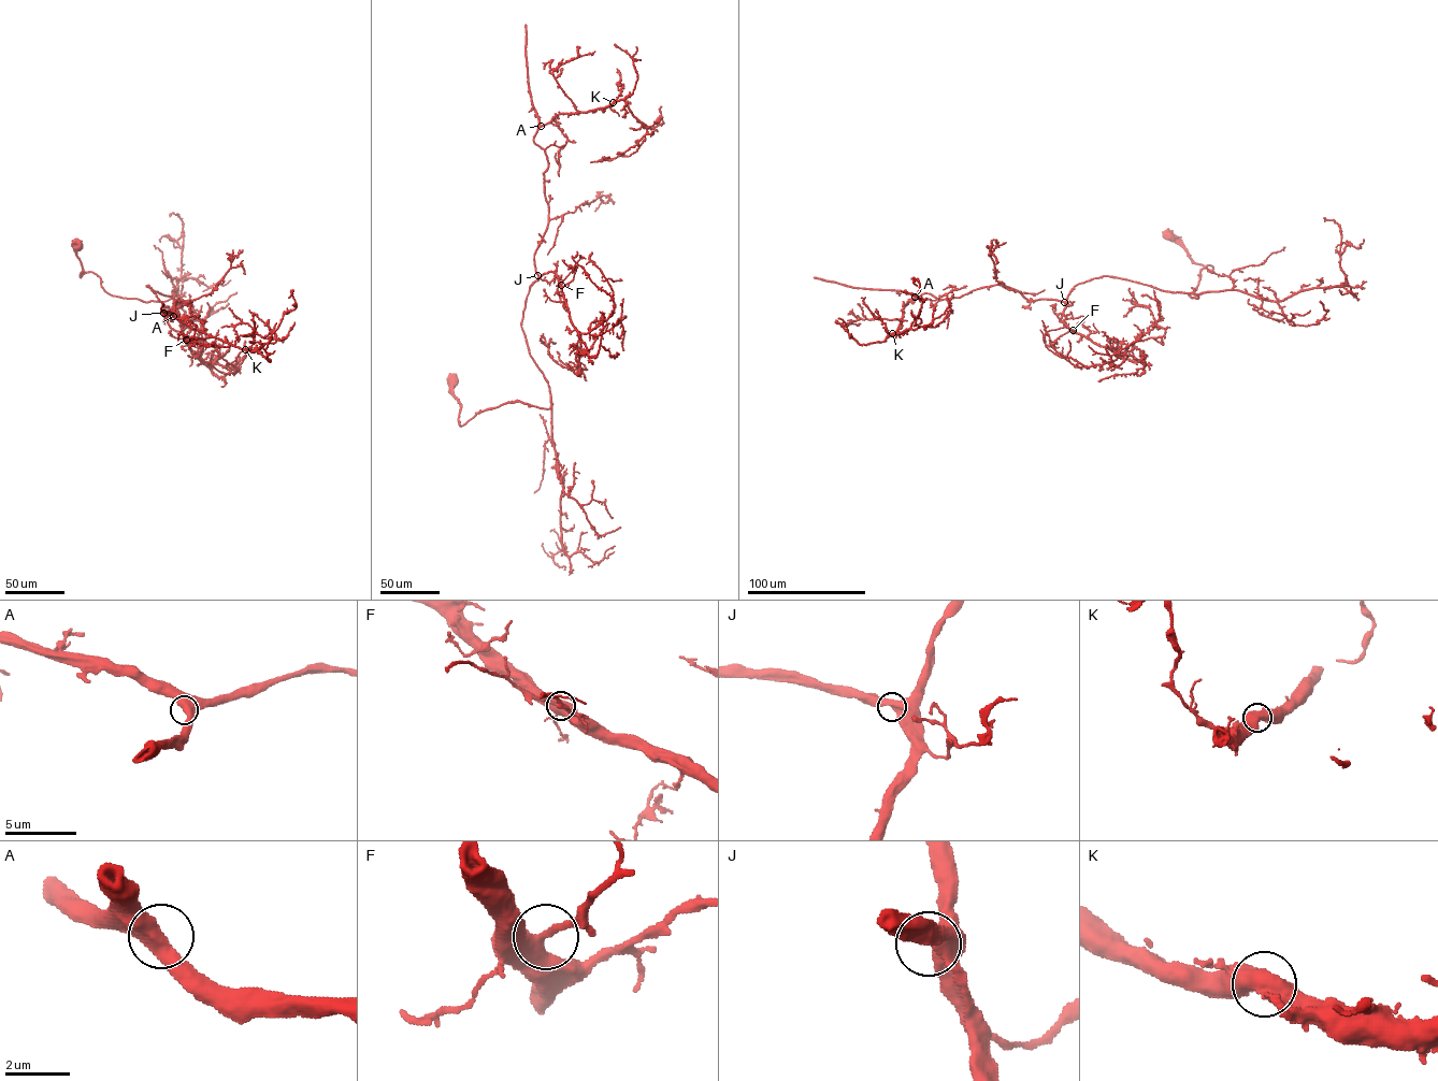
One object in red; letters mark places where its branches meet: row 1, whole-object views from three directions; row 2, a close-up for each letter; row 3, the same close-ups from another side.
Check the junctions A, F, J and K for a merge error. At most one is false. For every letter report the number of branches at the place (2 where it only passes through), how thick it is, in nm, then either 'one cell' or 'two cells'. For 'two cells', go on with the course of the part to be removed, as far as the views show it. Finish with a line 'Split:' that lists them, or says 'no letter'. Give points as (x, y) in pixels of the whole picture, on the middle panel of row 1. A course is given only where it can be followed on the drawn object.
A: branches 2; calibre 550 nm; one cell
F: branches 2; calibre 460 nm; one cell
J: branches 2; calibre 500 nm; one cell
K: branches 2; calibre 750 nm; one cell
Split: no letter

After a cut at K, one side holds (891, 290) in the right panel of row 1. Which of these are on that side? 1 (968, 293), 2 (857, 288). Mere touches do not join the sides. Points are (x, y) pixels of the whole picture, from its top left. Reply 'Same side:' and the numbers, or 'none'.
Same side: 1, 2

